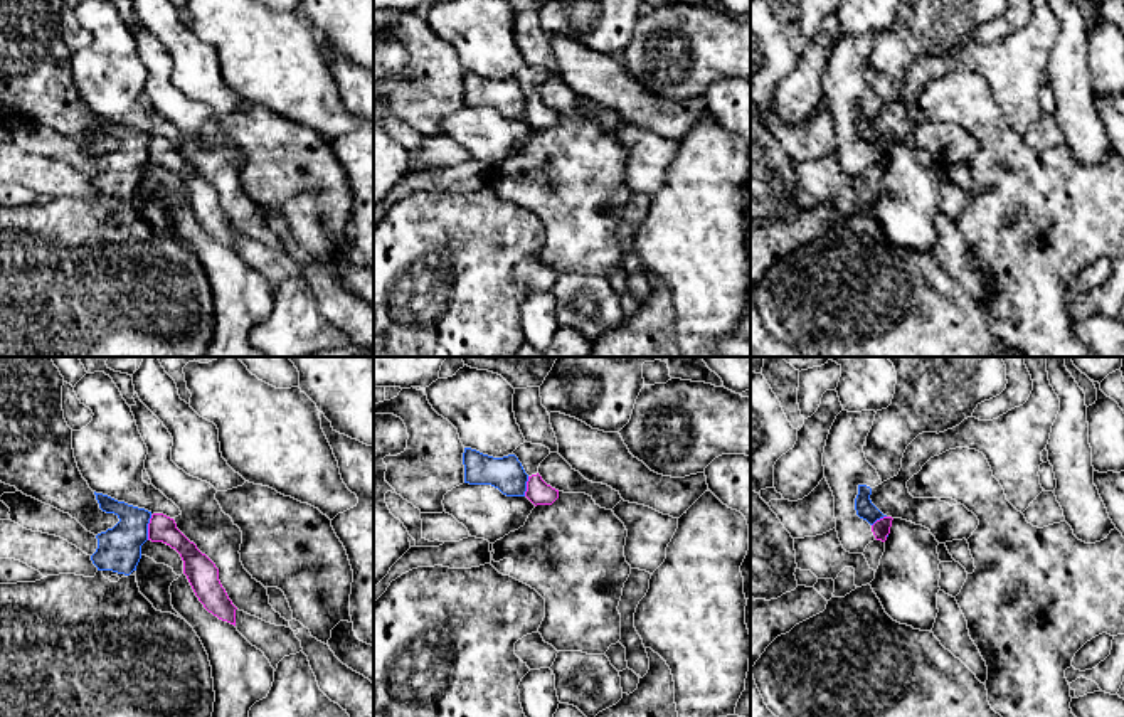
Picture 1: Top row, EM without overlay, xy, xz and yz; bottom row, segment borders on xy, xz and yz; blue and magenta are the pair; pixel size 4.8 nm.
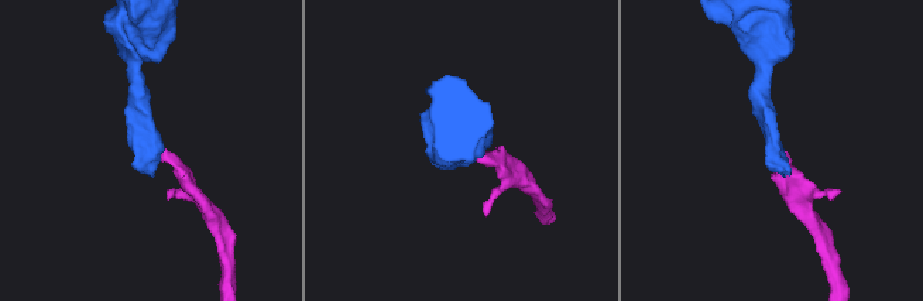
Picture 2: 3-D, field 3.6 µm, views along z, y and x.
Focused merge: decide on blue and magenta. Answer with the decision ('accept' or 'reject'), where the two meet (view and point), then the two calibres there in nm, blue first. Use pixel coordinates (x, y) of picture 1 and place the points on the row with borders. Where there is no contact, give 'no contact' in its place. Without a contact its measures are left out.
reject; contact xy (147, 527); calibres 200 and 130 nm

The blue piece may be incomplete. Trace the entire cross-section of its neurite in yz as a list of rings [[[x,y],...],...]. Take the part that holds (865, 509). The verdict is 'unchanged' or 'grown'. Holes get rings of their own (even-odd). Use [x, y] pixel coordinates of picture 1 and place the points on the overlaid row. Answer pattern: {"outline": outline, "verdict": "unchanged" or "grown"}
{"outline": [[[858,485],[858,495],[855,498],[856,515],[873,525],[877,520],[887,517],[883,515],[870,500],[872,488],[867,485]]], "verdict": "unchanged"}

